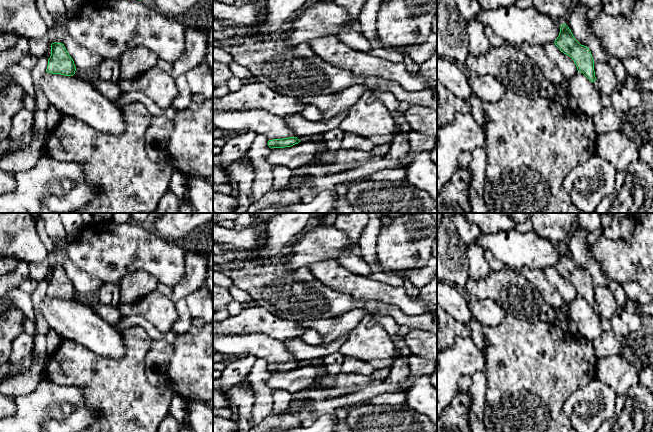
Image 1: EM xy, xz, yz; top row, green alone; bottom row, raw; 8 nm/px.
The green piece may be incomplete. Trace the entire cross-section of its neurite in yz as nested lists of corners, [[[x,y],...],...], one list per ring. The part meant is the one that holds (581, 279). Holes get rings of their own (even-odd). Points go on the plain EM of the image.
[[[566,248],[561,249],[559,260],[554,267],[561,276],[572,282],[579,296],[583,297],[591,306],[596,304],[591,275],[574,262]]]

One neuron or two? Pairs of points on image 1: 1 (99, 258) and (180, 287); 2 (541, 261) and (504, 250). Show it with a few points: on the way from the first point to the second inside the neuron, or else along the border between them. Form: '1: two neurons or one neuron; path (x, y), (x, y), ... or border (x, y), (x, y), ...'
1: two neurons; border (184, 263), (184, 276), (172, 287)
2: one neuron; path (532, 252), (530, 250), (513, 250)

